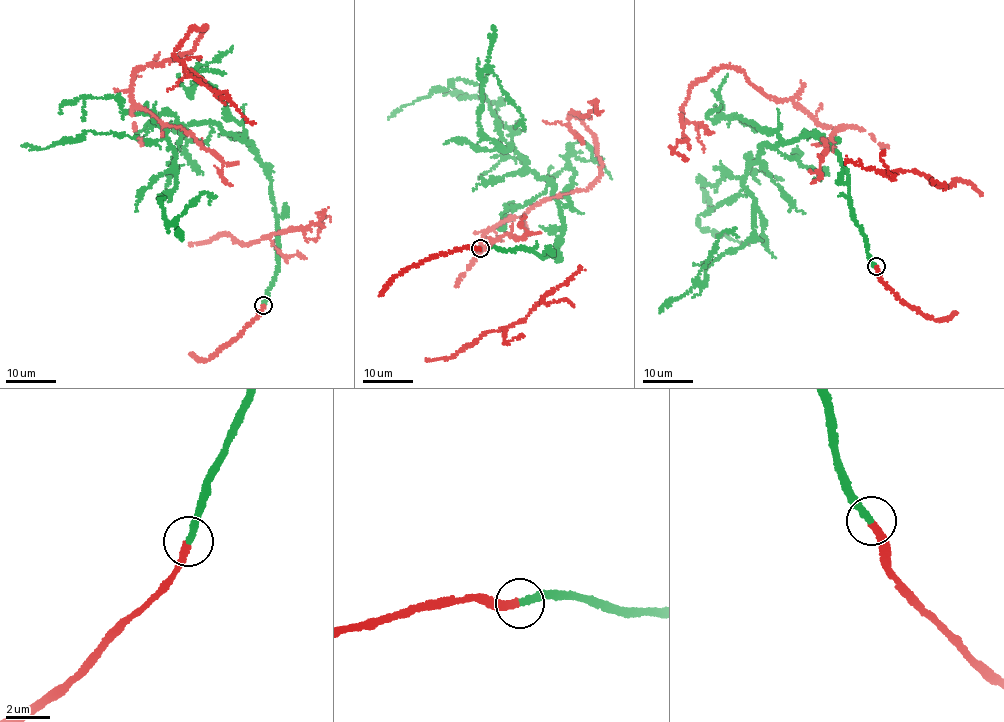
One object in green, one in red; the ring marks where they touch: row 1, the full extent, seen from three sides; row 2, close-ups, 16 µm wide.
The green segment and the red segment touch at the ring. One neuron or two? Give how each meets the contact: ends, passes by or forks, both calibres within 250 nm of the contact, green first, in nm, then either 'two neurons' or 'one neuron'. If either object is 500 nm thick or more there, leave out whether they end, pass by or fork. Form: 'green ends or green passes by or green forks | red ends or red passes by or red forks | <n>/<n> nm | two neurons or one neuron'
green ends | red ends | 320/300 nm | one neuron

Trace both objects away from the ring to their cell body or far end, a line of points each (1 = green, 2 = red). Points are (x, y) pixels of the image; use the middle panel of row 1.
1: (479, 248), (542, 258), (557, 249), (563, 224), (553, 183), (482, 131), (483, 72), (522, 114), (515, 128)
2: (479, 248), (524, 217), (523, 237), (481, 246), (599, 176), (597, 145), (569, 115), (596, 101), (604, 111)

